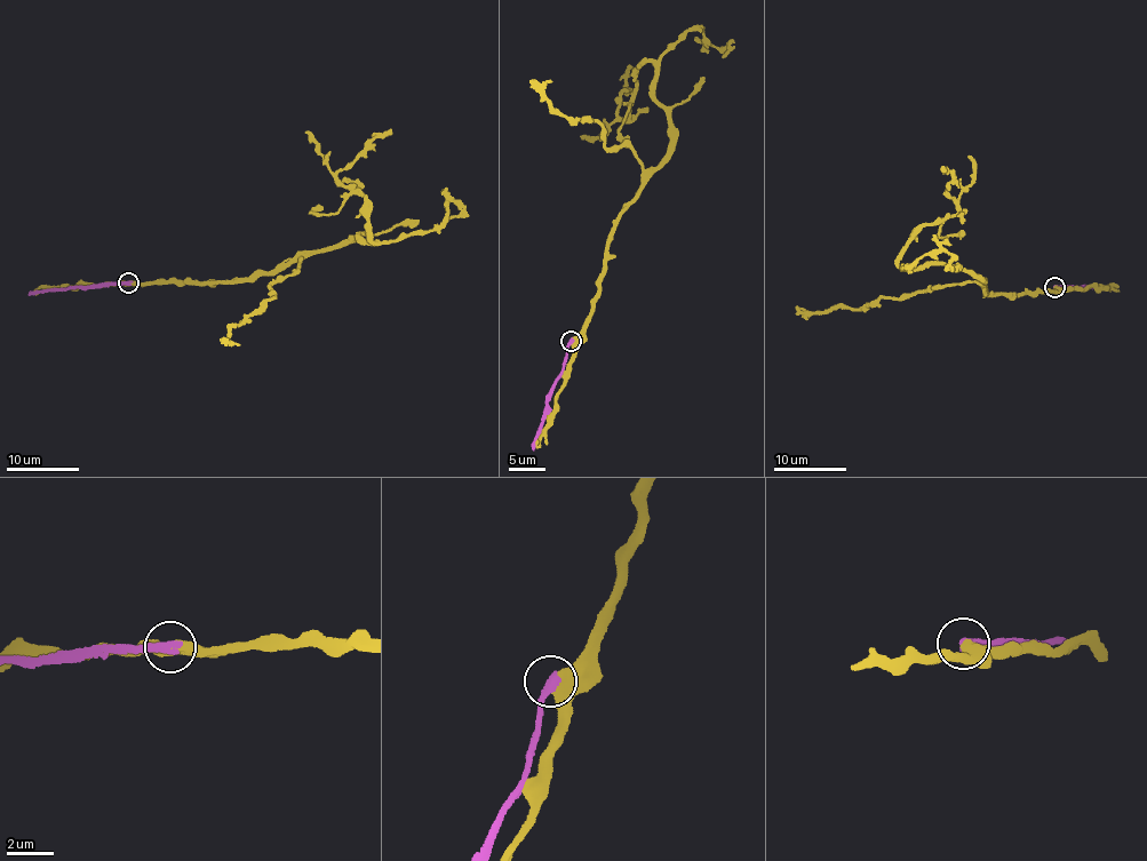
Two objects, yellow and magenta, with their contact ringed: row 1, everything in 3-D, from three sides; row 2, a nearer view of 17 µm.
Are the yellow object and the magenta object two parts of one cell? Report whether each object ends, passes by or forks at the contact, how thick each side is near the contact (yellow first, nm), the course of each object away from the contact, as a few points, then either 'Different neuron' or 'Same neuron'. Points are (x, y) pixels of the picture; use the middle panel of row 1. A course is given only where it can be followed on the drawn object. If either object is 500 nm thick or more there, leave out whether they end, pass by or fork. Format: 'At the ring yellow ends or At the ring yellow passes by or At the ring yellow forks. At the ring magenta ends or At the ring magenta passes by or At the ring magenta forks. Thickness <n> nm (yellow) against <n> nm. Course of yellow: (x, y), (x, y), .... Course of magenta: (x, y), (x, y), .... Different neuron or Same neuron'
At the ring yellow passes by. At the ring magenta ends. Thickness 400 nm (yellow) against 340 nm. Course of yellow: (570, 341), (591, 311), (606, 241), (670, 140), (653, 64), (638, 63), (631, 111), (618, 113), (629, 64). Course of magenta: (570, 341), (534, 449). Different neuron

